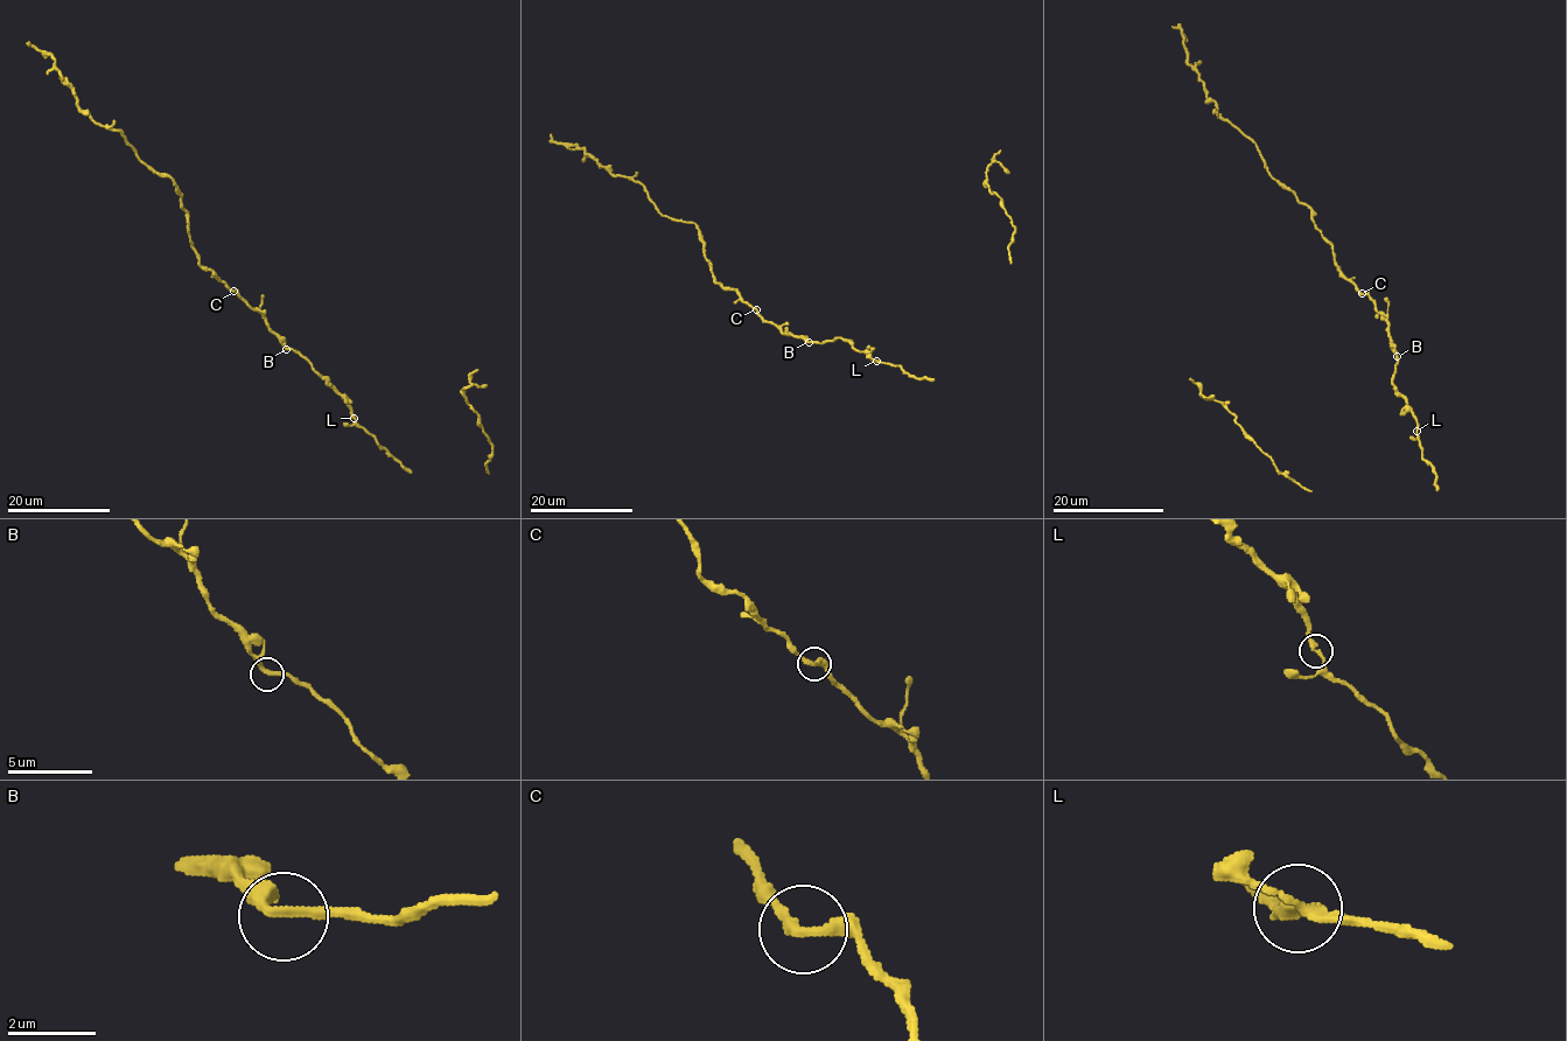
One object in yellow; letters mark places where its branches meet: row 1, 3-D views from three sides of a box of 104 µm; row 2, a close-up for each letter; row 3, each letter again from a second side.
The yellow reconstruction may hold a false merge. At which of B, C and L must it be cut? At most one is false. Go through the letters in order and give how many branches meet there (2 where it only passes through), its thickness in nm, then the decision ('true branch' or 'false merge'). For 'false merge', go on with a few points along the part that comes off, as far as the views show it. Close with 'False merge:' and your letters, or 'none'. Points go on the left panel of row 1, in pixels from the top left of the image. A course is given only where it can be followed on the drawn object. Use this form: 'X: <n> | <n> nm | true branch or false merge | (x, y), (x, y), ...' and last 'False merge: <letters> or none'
B: 2 | 240 nm | true branch
C: 2 | 240 nm | false merge | (233, 291), (198, 263), (173, 181), (154, 173), (119, 131), (81, 110), (55, 60), (28, 43)
L: 2 | 240 nm | true branch
False merge: C

